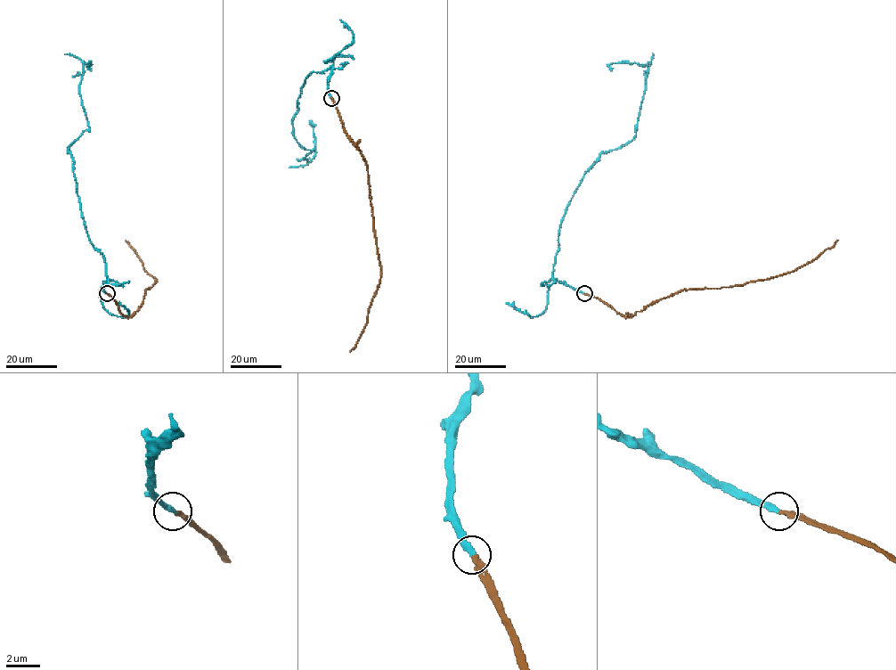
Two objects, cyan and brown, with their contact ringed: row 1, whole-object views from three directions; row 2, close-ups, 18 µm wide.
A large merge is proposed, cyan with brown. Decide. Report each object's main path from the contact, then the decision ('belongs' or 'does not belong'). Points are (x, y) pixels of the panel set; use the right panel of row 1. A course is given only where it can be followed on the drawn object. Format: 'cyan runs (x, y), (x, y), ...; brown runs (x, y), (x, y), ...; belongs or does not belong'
cyan runs (584, 293), (552, 276), (558, 231), (584, 174), (601, 153), (633, 138), (648, 66), (612, 62), (612, 70); brown runs (584, 293), (631, 317), (638, 311), (681, 290), (741, 285), (780, 276), (810, 263), (838, 241); belongs

